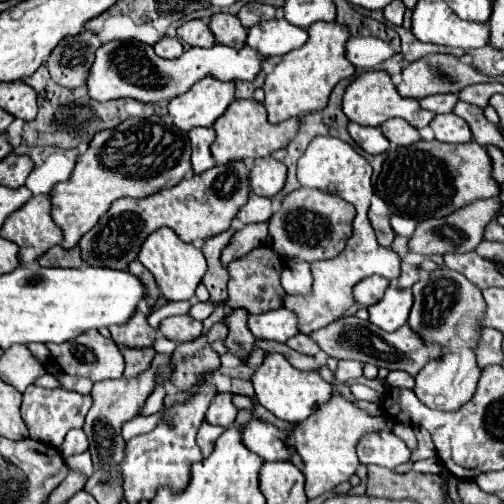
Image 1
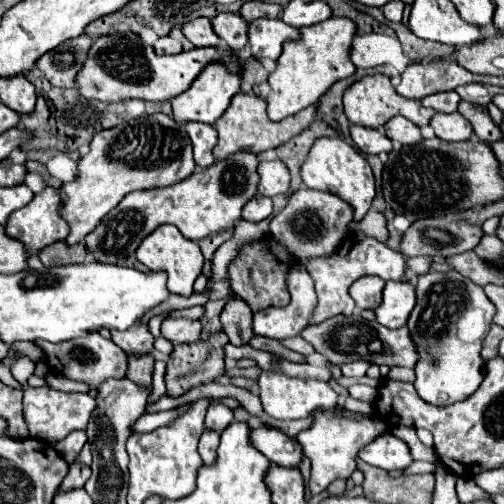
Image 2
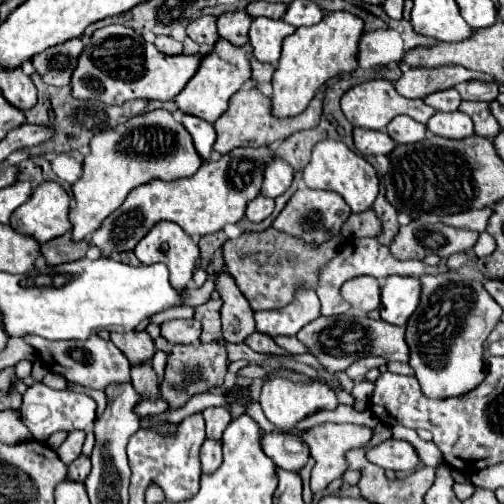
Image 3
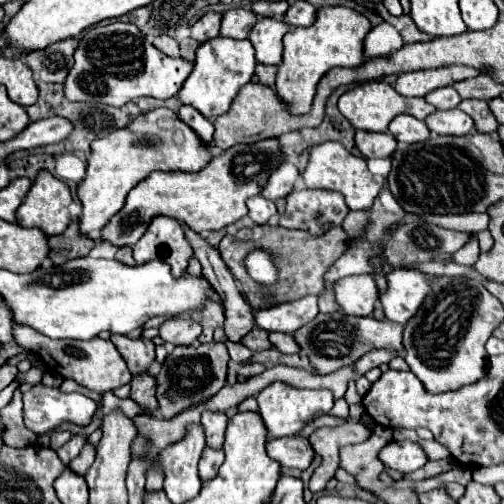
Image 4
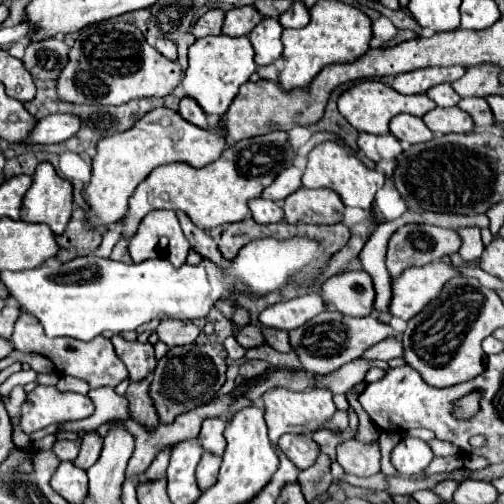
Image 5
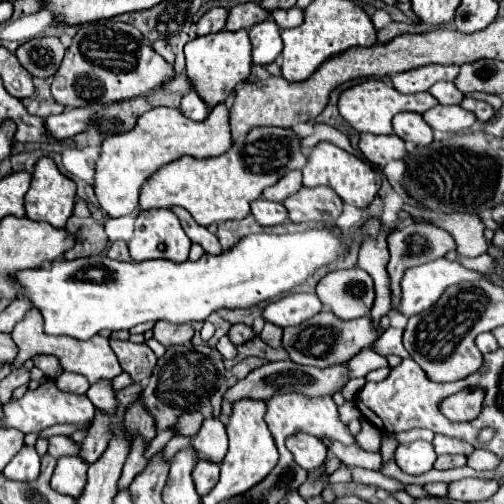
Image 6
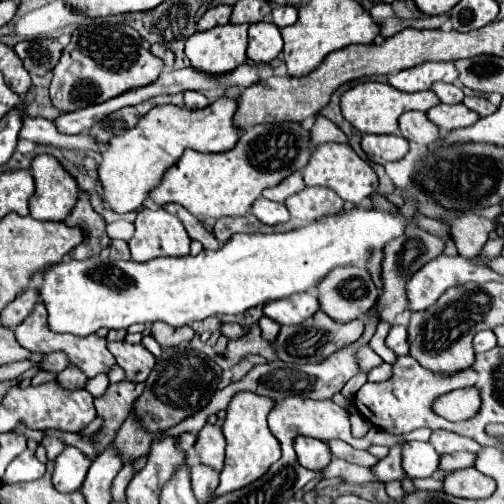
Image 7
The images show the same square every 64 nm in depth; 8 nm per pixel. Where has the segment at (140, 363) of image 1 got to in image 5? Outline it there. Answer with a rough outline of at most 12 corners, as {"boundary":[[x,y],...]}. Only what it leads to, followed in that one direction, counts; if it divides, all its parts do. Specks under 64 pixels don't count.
{"boundary":[[150,380],[130,382],[130,418],[152,432],[158,426],[148,396]]}

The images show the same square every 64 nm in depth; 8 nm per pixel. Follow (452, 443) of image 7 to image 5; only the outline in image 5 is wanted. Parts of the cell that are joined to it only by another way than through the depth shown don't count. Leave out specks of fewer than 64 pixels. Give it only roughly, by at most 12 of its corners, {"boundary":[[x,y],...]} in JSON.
{"boundary":[[430,440],[434,456],[452,456],[460,450],[452,442]]}

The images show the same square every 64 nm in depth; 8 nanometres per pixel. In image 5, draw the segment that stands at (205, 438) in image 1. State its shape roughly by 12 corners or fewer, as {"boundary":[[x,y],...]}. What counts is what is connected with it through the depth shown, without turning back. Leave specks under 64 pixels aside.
{"boundary":[[204,452],[198,468],[196,482],[204,492],[218,476],[220,456]]}

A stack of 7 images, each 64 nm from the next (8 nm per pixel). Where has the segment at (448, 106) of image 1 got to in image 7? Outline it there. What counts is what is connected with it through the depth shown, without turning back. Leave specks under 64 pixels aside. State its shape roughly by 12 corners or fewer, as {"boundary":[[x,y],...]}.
{"boundary":[[436,82],[432,90],[440,102],[456,104],[464,100],[458,84]]}

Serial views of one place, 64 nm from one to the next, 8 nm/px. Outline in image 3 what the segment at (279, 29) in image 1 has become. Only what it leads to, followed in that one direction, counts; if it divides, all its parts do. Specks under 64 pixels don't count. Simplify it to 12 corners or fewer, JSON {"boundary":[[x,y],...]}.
{"boundary":[[256,18],[250,26],[254,58],[278,64],[282,42],[296,28]]}

